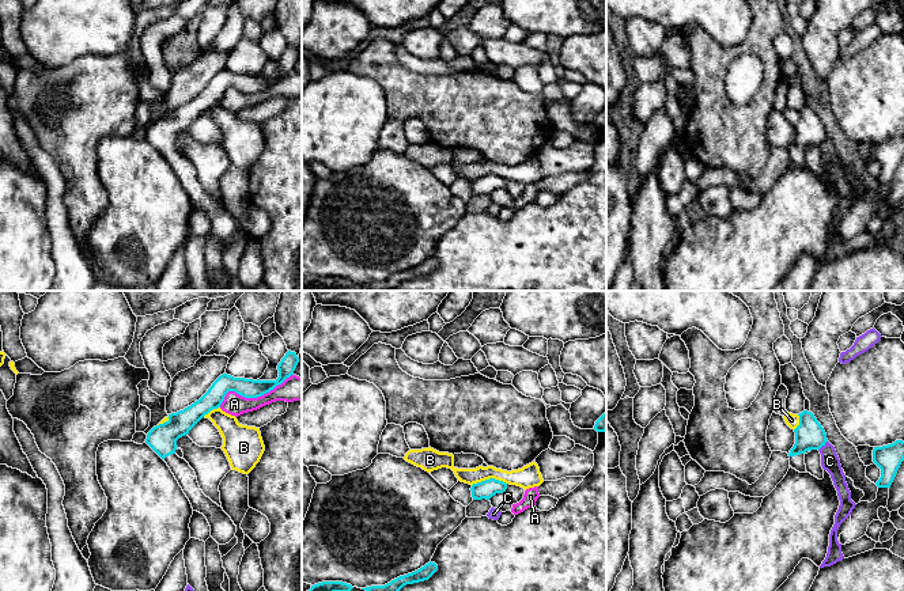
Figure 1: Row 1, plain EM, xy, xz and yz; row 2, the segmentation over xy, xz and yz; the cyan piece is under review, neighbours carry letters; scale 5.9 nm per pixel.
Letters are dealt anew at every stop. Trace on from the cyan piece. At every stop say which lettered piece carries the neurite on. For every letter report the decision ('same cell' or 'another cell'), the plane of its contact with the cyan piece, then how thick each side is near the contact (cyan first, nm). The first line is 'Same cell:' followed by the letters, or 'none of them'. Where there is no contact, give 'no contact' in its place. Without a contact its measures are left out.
Same cell: none of them
A: another cell; meets cyan in xy; 110 nm thick on the cyan side, 140 nm on the other
B: another cell; meets cyan in xz; 110 nm thick on the cyan side, 140 nm on the other
C: another cell; meets cyan in yz; 180 nm thick on the cyan side, 110 nm on the other

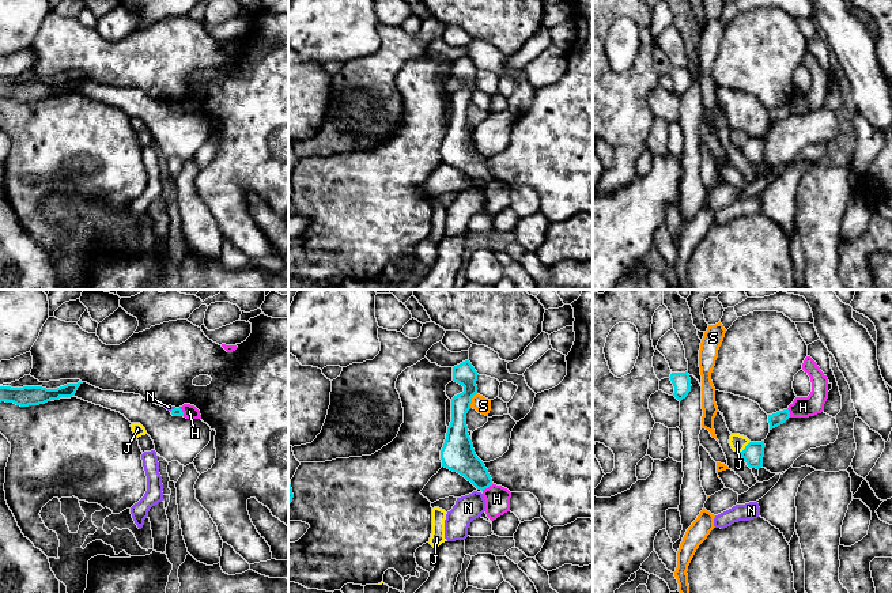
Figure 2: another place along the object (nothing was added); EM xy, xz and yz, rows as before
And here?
Same cell: none of them
H: another cell; meets cyan in xz; 190 nm thick on the cyan side, 140 nm on the other
J: another cell; meets cyan in yz; 120 nm thick on the cyan side, 90 nm on the other
N: another cell; meets cyan in xy; 50 nm thick on the cyan side, 30 nm on the other
S: another cell; meets cyan in xz; 140 nm thick on the cyan side, 100 nm on the other

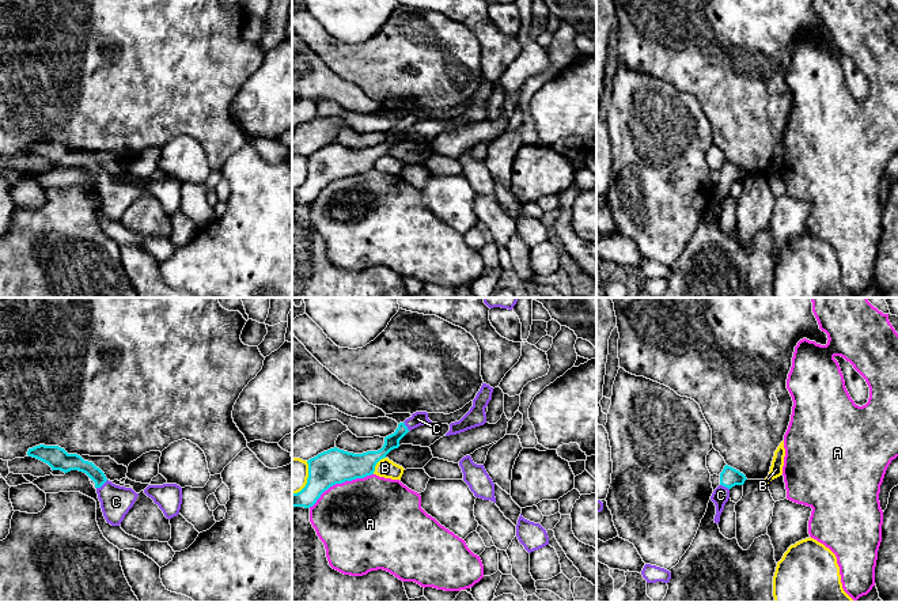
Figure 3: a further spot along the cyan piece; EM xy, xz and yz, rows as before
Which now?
Same cell: C
A: another cell; meets cyan in xz; 200 nm thick on the cyan side, 480 nm on the other
B: another cell; meets cyan in xz; 200 nm thick on the cyan side, 110 nm on the other
C: same cell; meets cyan in xy; 110 nm thick on the cyan side, 190 nm on the other

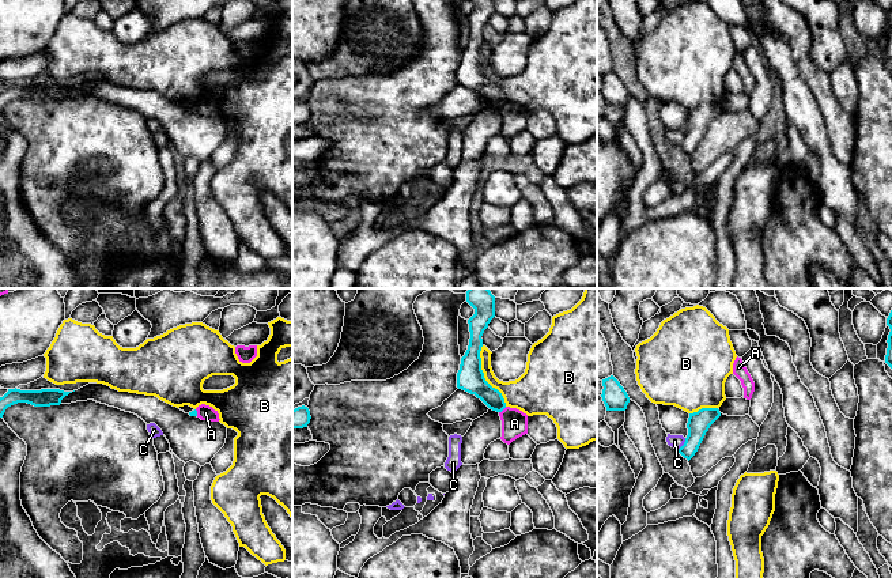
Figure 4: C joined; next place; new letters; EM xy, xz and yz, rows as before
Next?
Same cell: none of them
A: another cell; meets cyan in xz; 150 nm thick on the cyan side, 160 nm on the other
B: another cell; meets cyan in xz; 160 nm thick on the cyan side, 180 nm on the other
C: another cell; meets cyan in yz; 130 nm thick on the cyan side, 80 nm on the other

